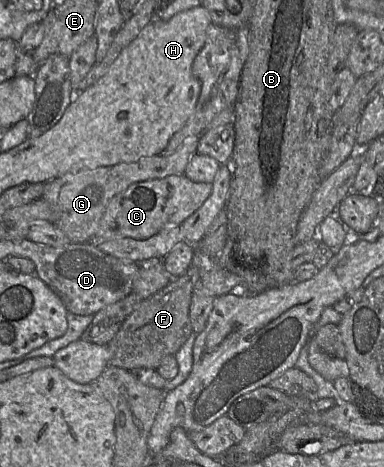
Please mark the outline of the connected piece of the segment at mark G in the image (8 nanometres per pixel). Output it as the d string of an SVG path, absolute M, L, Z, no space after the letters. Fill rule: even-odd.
M193 136L186 139L170 155L161 153L143 157L136 162L85 169L46 182L41 199L60 211L59 221L53 225L58 227L71 243L87 243L97 232L100 220L112 197L125 191L133 183L165 178L170 175L184 175L190 158L197 153L199 137Z

